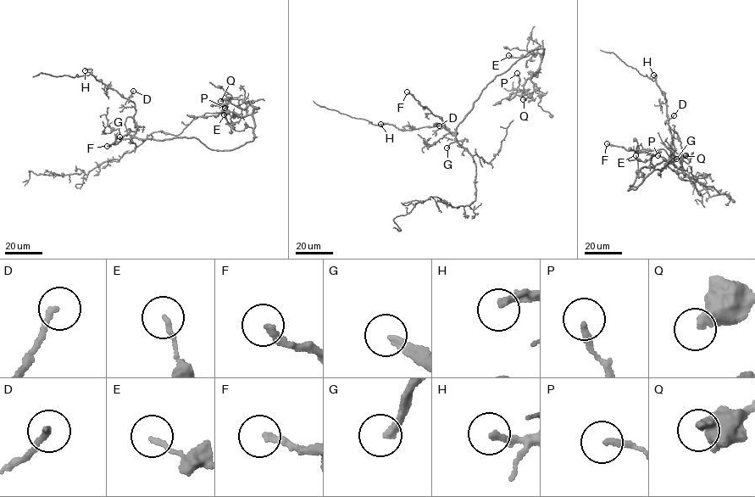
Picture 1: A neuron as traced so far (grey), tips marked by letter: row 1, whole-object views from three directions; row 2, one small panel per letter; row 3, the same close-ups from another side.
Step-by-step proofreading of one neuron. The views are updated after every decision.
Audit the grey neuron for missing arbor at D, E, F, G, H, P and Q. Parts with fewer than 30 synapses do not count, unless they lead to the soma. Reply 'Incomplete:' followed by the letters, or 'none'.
Incomplete: F, G

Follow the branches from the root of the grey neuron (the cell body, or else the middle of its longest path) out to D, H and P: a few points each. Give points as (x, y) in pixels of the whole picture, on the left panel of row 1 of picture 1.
D: (152, 139), (134, 136), (137, 128), (134, 118), (135, 103), (127, 98), (133, 91)
H: (152, 139), (134, 136), (137, 128), (134, 118), (135, 103), (97, 80), (90, 69), (85, 70)
P: (152, 139), (195, 137), (220, 150), (252, 142), (254, 125), (250, 114), (204, 115), (224, 108)

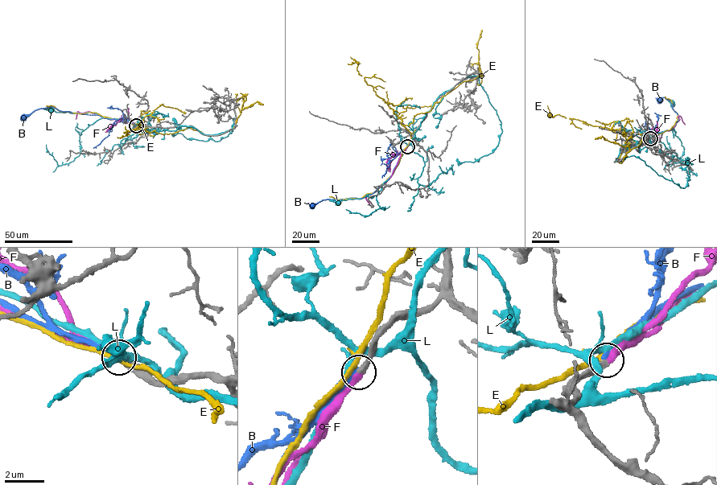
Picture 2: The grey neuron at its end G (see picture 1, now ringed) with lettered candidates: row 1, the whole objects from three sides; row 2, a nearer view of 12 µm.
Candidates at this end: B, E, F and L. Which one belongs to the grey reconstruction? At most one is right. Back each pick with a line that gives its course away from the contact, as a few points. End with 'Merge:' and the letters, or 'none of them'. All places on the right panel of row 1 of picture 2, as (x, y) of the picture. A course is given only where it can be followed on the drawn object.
F: via (650, 139), (654, 135), (672, 129), (678, 121), (678, 116), (685, 124)
Merge: F

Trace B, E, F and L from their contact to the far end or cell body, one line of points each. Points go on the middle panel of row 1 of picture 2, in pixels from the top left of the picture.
B: (408, 145), (392, 175), (372, 193), (360, 198), (323, 199), (311, 205)
E: (407, 145), (410, 133), (404, 126), (415, 115), (430, 112), (463, 81), (482, 75), (476, 45), (482, 30)
F: (408, 146), (390, 178), (377, 190), (366, 195), (369, 204)
L: (408, 145), (393, 174), (375, 191), (363, 198), (338, 203)

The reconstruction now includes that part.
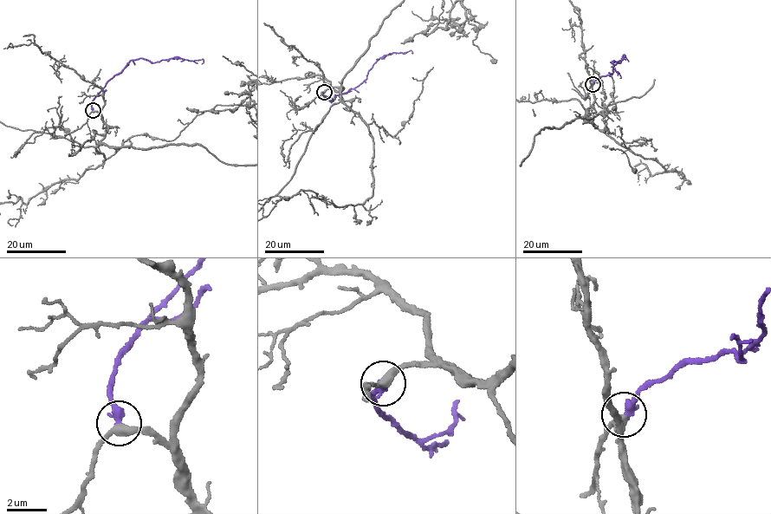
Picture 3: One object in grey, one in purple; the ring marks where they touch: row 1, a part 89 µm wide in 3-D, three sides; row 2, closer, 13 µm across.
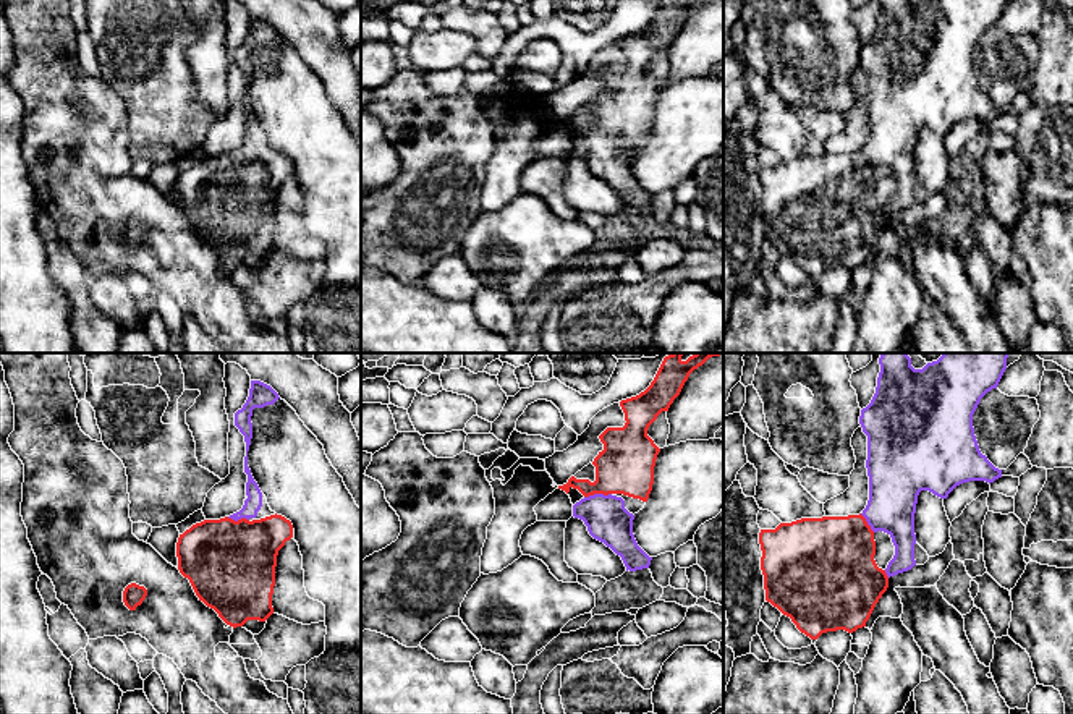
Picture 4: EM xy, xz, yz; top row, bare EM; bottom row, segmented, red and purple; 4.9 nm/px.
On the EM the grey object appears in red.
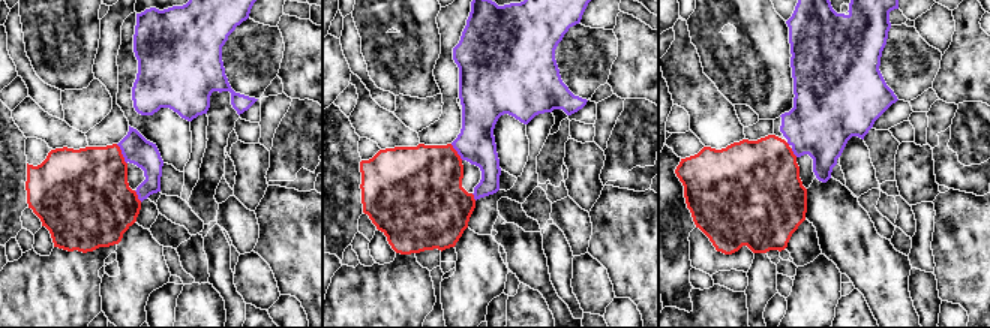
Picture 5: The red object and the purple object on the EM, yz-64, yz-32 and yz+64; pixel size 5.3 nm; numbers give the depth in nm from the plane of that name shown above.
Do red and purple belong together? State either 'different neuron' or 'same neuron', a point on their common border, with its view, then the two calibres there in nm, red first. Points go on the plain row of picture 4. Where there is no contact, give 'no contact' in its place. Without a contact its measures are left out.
same neuron; meets red in xz at (597, 130); 280 nm thick on the red side, 220 nm on the other

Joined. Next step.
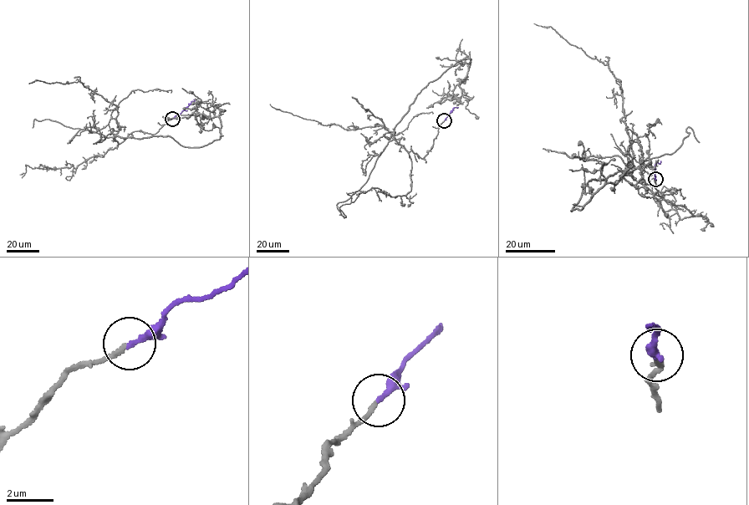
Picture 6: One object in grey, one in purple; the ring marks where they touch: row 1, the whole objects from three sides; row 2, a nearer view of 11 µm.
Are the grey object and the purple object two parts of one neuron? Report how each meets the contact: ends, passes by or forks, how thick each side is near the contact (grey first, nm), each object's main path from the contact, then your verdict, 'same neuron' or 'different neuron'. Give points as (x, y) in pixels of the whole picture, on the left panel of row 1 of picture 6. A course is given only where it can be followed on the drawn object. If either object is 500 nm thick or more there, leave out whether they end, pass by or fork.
grey ends | purple ends | 180/220 nm | grey via (171, 119), (114, 138), (218, 140), (219, 117), (200, 117), (182, 89) | purple via (172, 119), (193, 99) | same neuron

